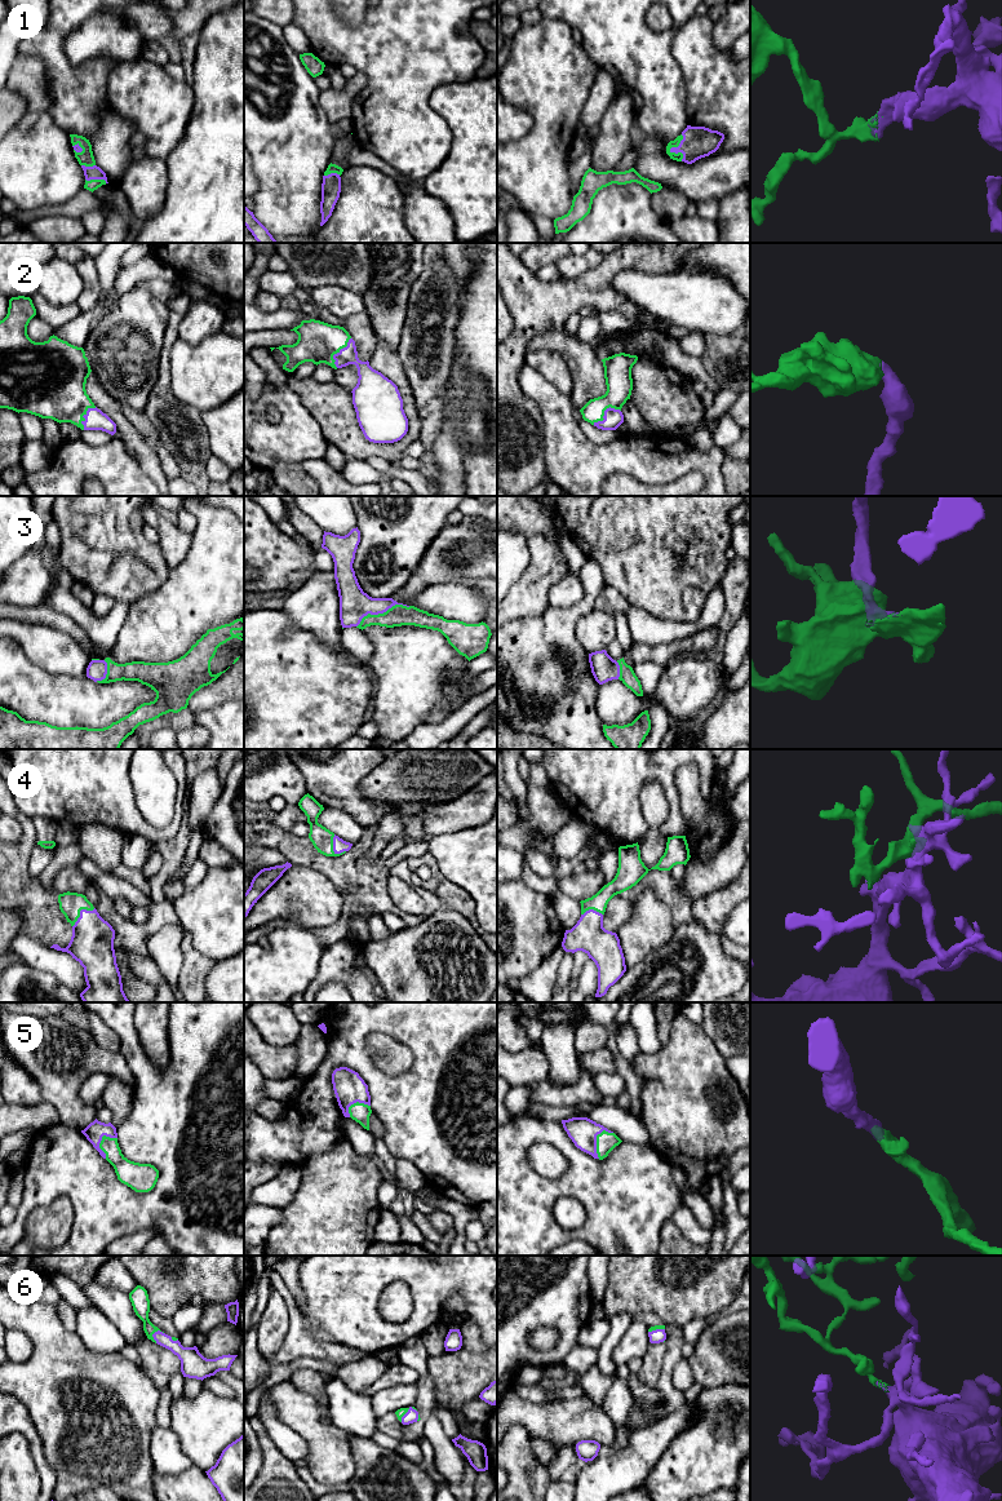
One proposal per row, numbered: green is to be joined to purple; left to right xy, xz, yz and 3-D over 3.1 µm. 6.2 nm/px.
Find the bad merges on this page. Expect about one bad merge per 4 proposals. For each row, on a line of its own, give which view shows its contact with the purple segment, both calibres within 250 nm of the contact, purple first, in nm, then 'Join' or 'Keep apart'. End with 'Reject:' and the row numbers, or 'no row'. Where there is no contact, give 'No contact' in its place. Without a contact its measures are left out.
1: Touches purple in yz. Thickness 200 nm (purple) against 50 nm. Join
2: Touches purple in yz. Thickness 110 nm (purple) against 170 nm. Join
3: Touches purple in xz. Thickness 190 nm (purple) against 140 nm. Join
4: Touches purple in xy. Thickness 280 nm (purple) against 140 nm. Join
5: Touches purple in yz. Thickness 170 nm (purple) against 120 nm. Join
6: Touches purple in xz. Thickness 80 nm (purple) against 50 nm. Join
Reject: no row

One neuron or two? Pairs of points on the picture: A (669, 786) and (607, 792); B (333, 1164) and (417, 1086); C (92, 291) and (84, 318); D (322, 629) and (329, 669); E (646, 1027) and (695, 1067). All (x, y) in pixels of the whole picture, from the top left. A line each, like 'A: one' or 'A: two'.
A: one
B: two
C: two
D: two
E: two

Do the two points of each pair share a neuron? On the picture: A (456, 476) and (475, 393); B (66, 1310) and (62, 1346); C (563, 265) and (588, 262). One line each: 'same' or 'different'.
A: same
B: different
C: same

